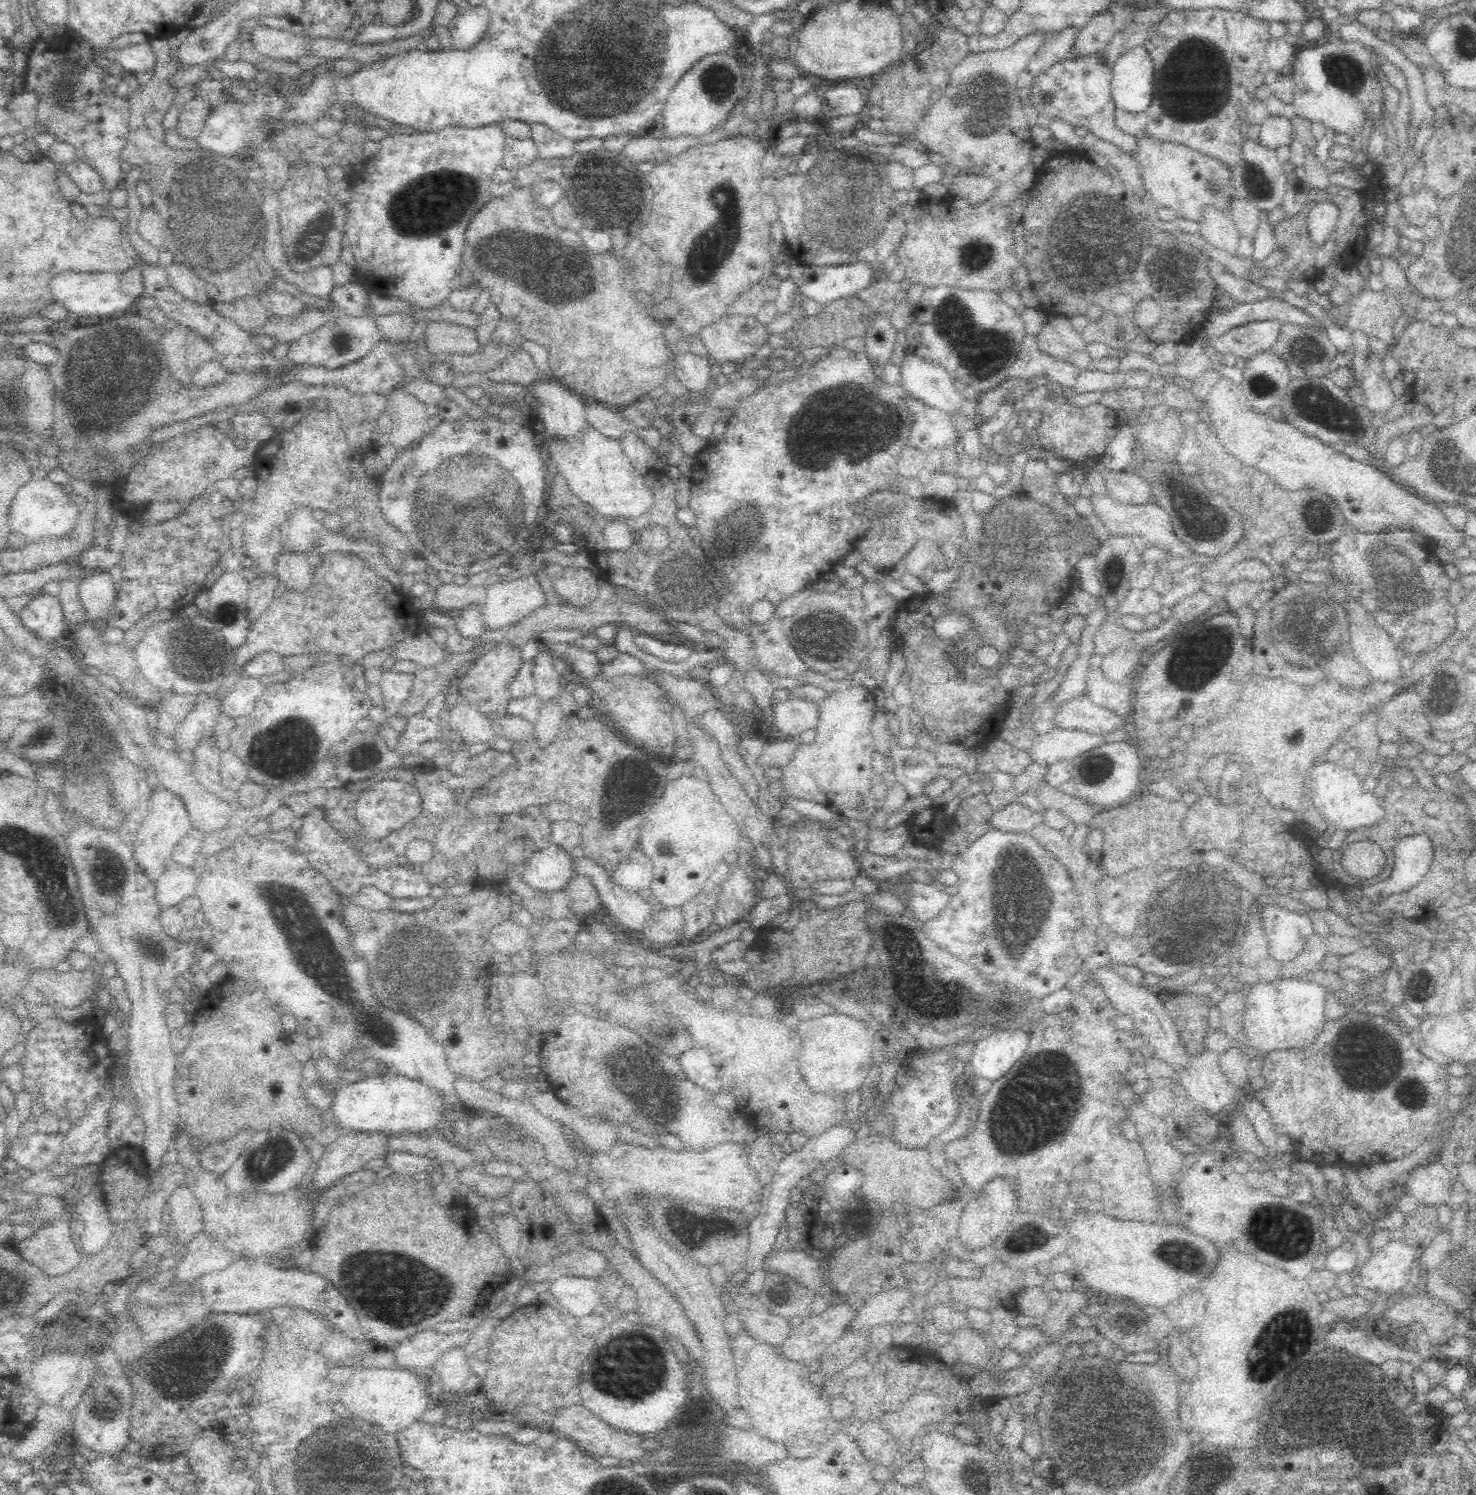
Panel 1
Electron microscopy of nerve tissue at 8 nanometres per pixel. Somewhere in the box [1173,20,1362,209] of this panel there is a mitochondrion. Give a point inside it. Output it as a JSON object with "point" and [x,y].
{"point":[1253,182]}

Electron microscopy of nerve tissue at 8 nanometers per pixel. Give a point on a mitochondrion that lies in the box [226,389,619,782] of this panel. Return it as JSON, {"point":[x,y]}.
{"point":[301,742]}

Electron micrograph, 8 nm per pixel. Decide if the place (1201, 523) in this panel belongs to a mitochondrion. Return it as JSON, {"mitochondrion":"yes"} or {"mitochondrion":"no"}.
{"mitochondrion":"yes"}

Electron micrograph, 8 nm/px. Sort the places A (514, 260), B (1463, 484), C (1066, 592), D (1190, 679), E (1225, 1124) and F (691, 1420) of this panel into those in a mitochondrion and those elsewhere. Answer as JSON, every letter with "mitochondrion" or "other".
{"A":"mitochondrion","B":"mitochondrion","C":"other","D":"mitochondrion","E":"other","F":"other"}

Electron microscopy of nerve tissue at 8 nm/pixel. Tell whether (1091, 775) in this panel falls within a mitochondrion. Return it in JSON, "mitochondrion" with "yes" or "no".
{"mitochondrion":"yes"}

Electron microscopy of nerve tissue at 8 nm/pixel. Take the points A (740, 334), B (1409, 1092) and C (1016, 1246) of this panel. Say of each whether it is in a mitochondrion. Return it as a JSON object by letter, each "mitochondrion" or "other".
{"A":"other","B":"mitochondrion","C":"other"}

